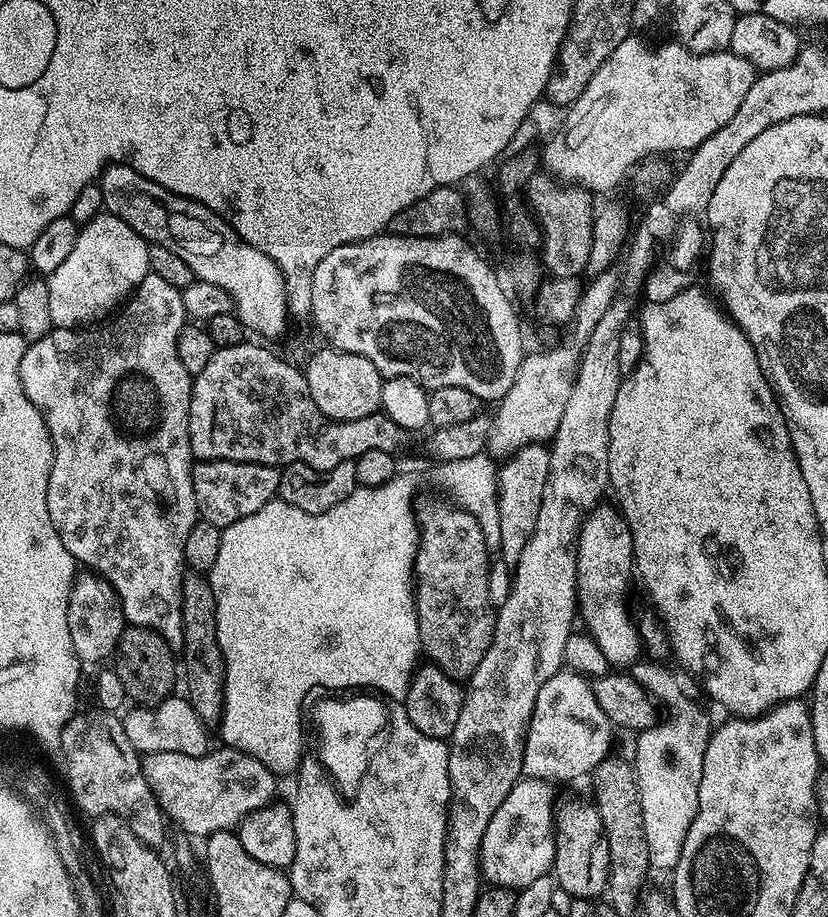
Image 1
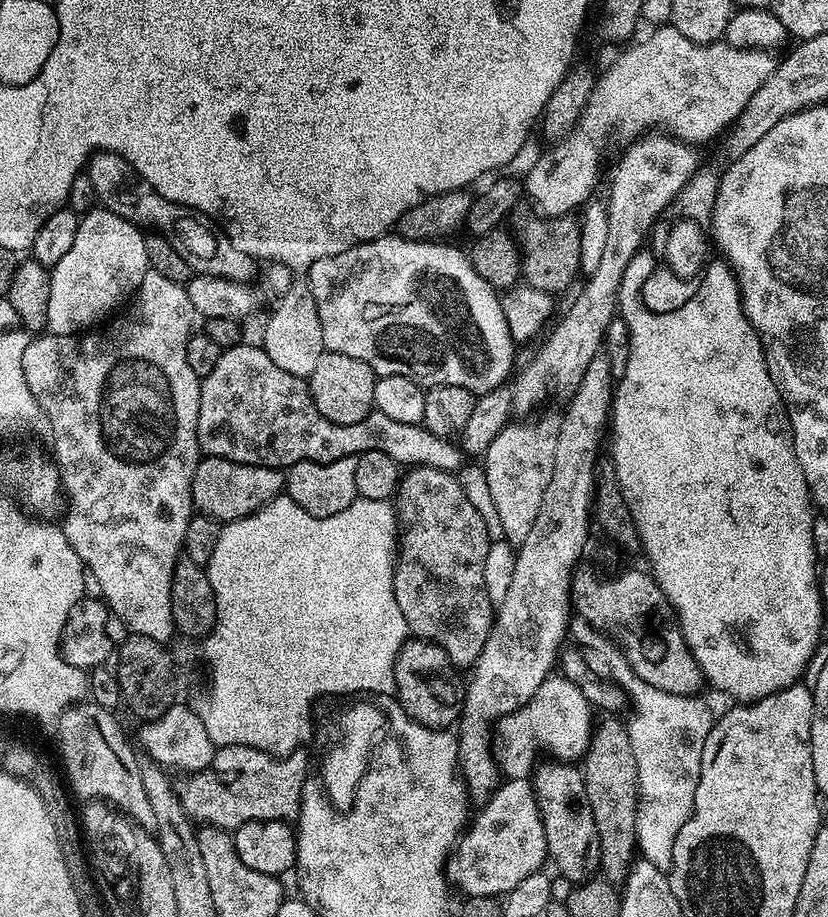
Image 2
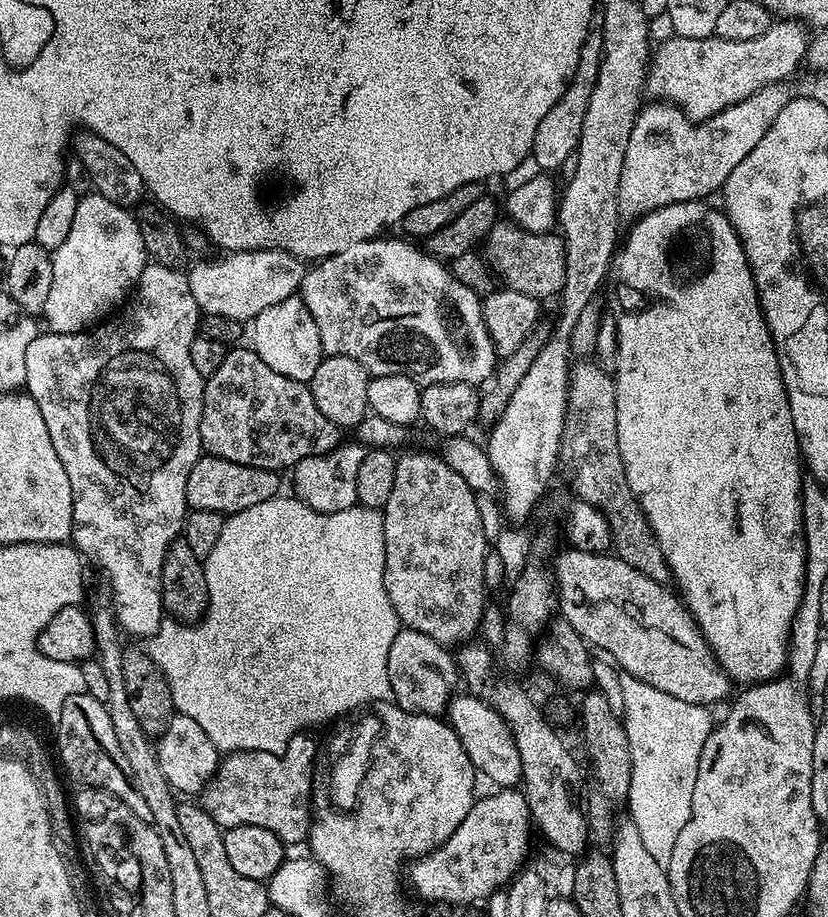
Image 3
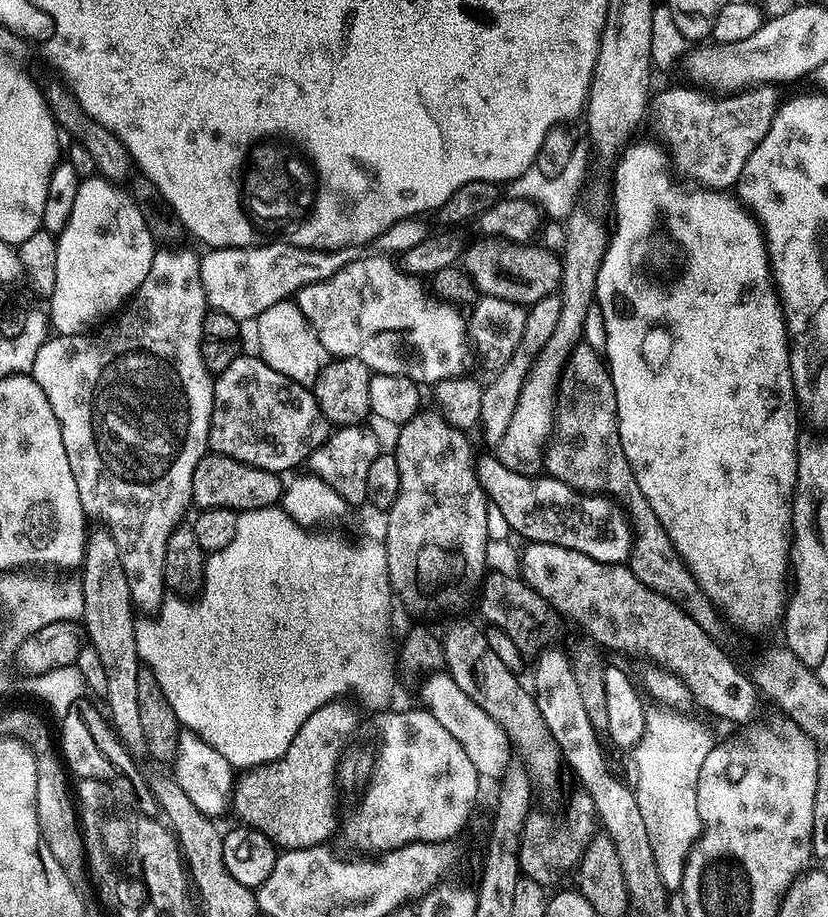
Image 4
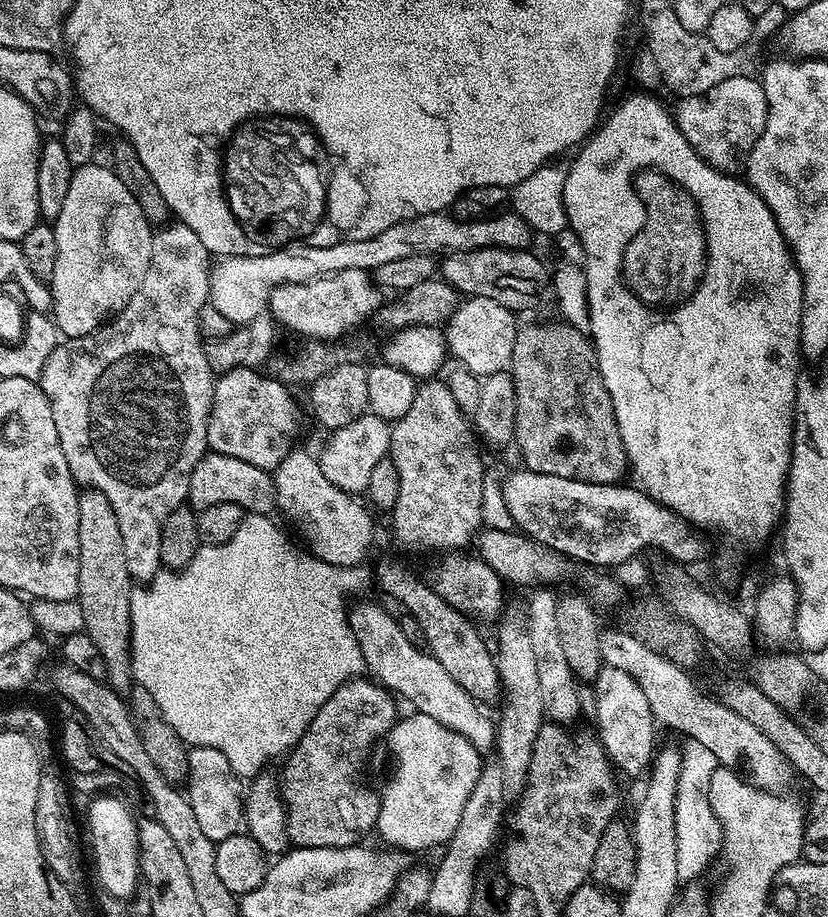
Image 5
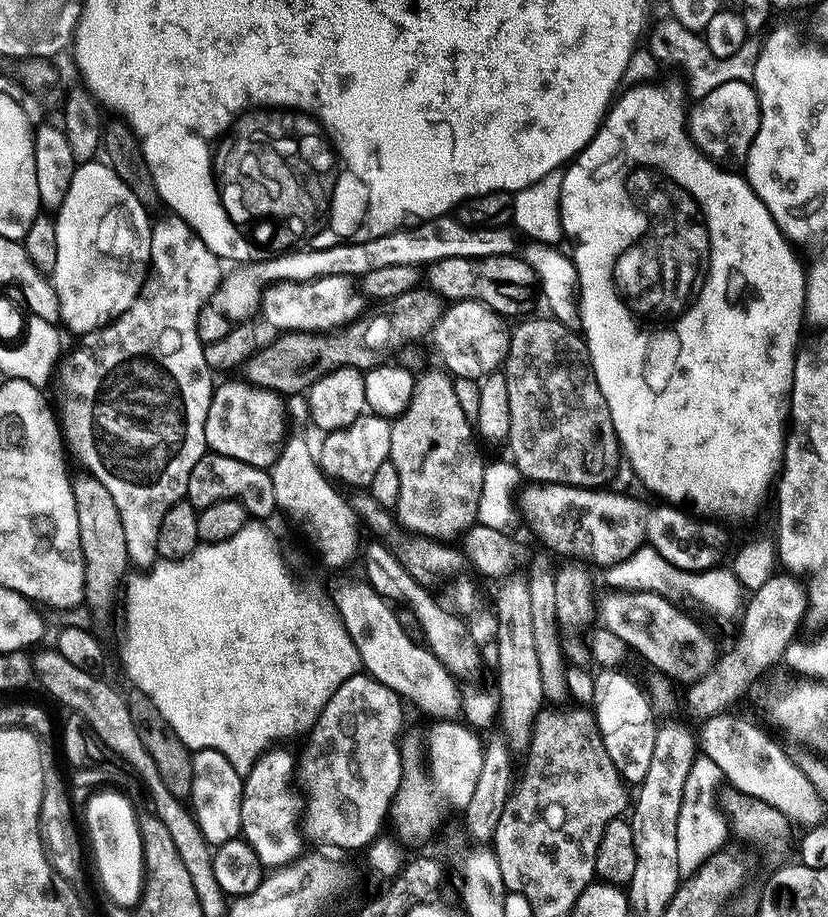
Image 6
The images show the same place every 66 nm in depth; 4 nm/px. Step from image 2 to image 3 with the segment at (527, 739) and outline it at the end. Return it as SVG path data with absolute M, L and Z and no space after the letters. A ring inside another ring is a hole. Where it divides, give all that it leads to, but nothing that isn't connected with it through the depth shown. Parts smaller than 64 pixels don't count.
M471 694L453 695L452 702L446 713L447 723L458 734L470 762L476 767L477 773L484 776L497 789L512 790L521 783L520 755L514 742L508 723L495 712L489 704L482 702L480 697Z

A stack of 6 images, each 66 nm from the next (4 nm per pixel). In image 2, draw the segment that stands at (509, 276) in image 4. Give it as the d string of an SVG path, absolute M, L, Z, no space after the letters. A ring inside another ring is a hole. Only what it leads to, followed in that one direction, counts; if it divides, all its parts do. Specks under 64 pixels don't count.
M571 215L553 216L551 218L541 219L541 224L520 224L514 228L514 235L518 241L520 250L520 271L522 280L527 287L534 290L542 290L559 294L564 292L572 283L577 283L576 276L581 273L579 262L579 234L580 225L575 219L571 220Z

